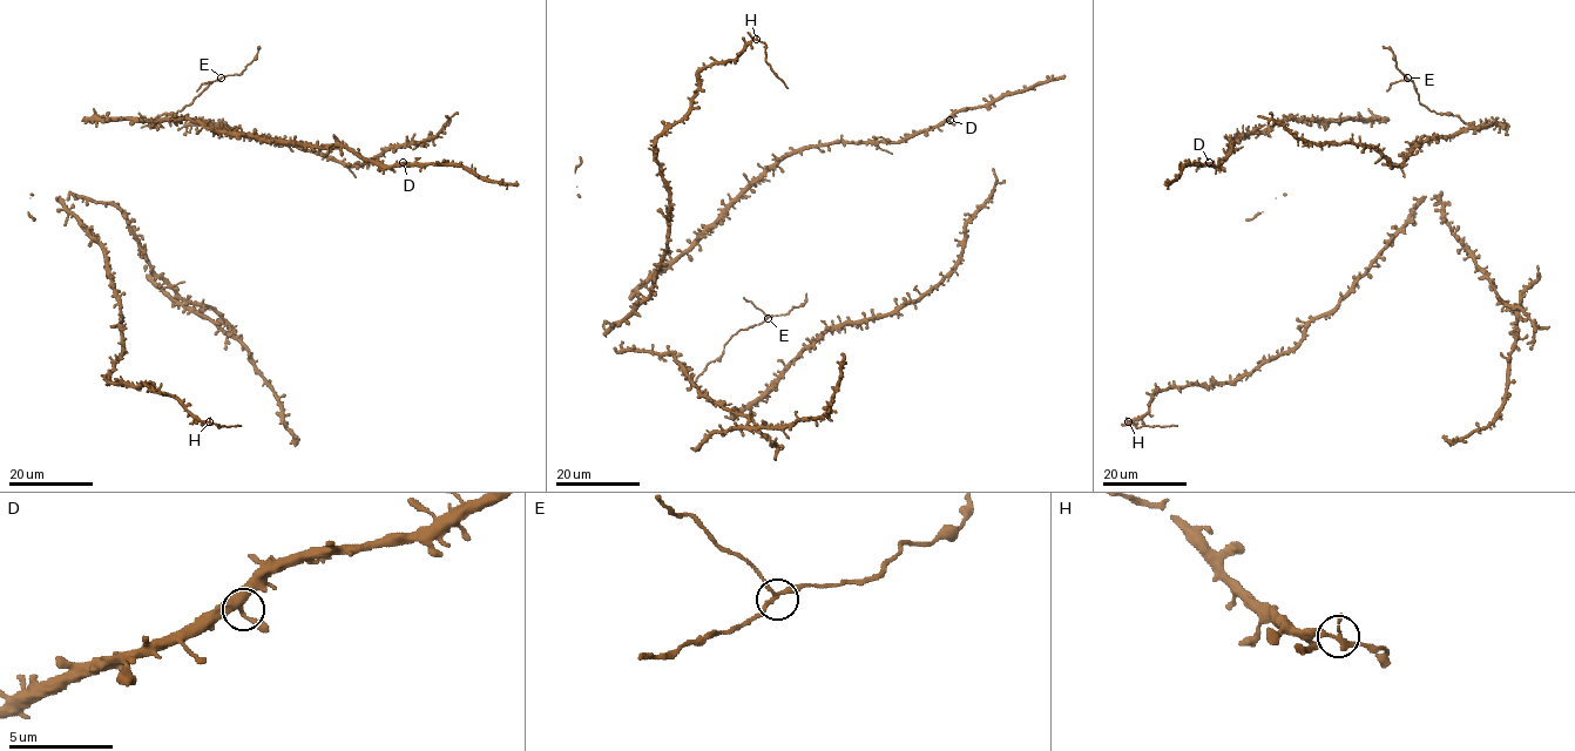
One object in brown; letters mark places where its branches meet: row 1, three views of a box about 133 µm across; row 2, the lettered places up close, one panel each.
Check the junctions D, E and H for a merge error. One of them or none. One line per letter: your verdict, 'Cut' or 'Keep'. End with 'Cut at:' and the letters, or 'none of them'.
D: Keep
E: Keep
H: Cut
Cut at: H

